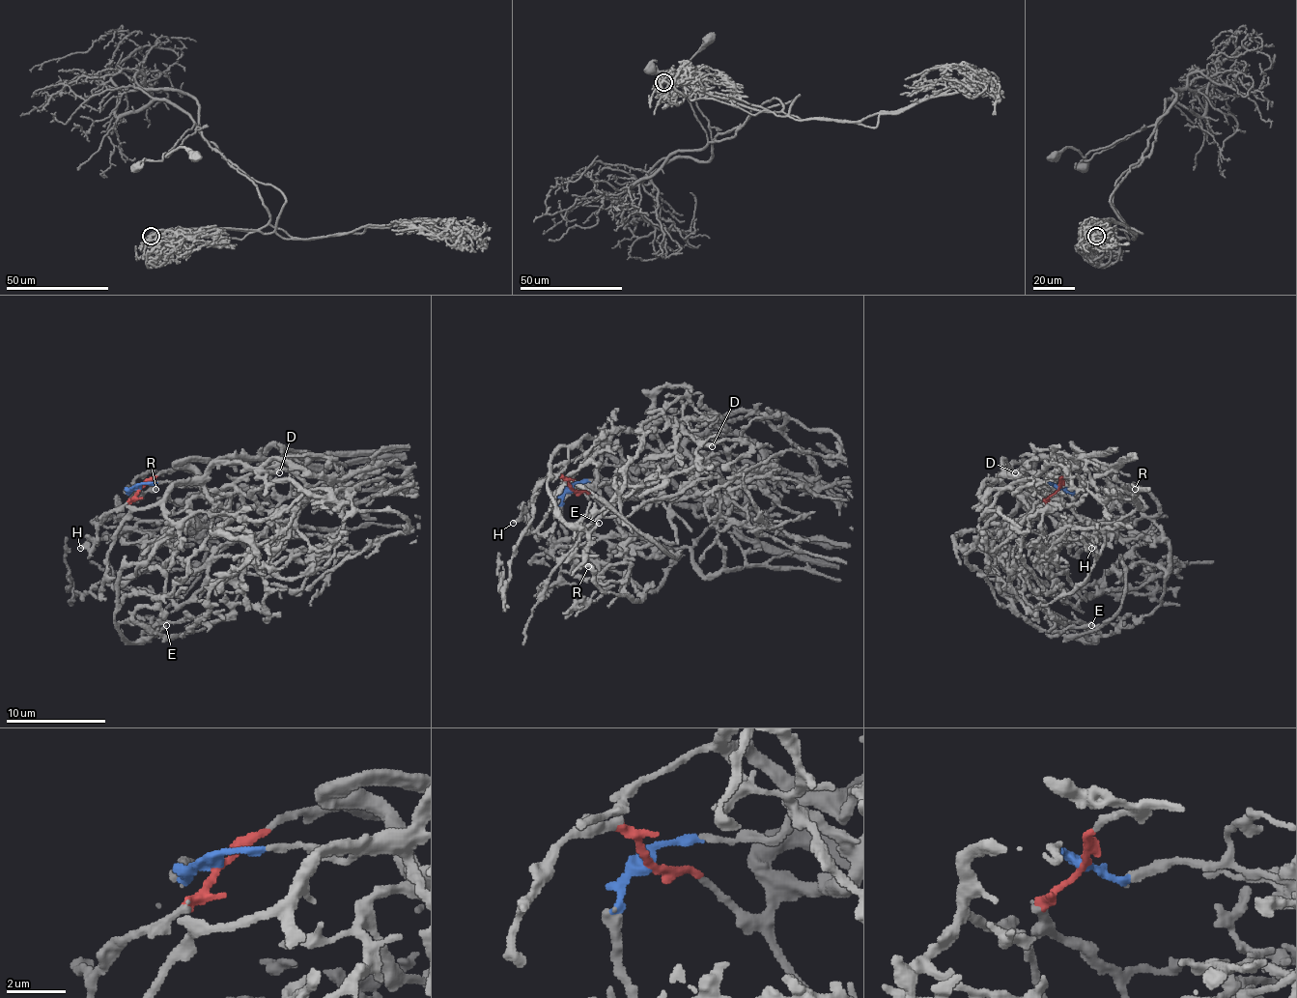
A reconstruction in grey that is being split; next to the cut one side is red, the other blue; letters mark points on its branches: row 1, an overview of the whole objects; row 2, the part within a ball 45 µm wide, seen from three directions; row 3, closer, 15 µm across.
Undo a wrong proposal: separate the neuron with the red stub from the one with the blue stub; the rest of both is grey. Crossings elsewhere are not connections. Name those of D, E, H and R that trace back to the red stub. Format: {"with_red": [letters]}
{"with_red": ["E", "H"]}

